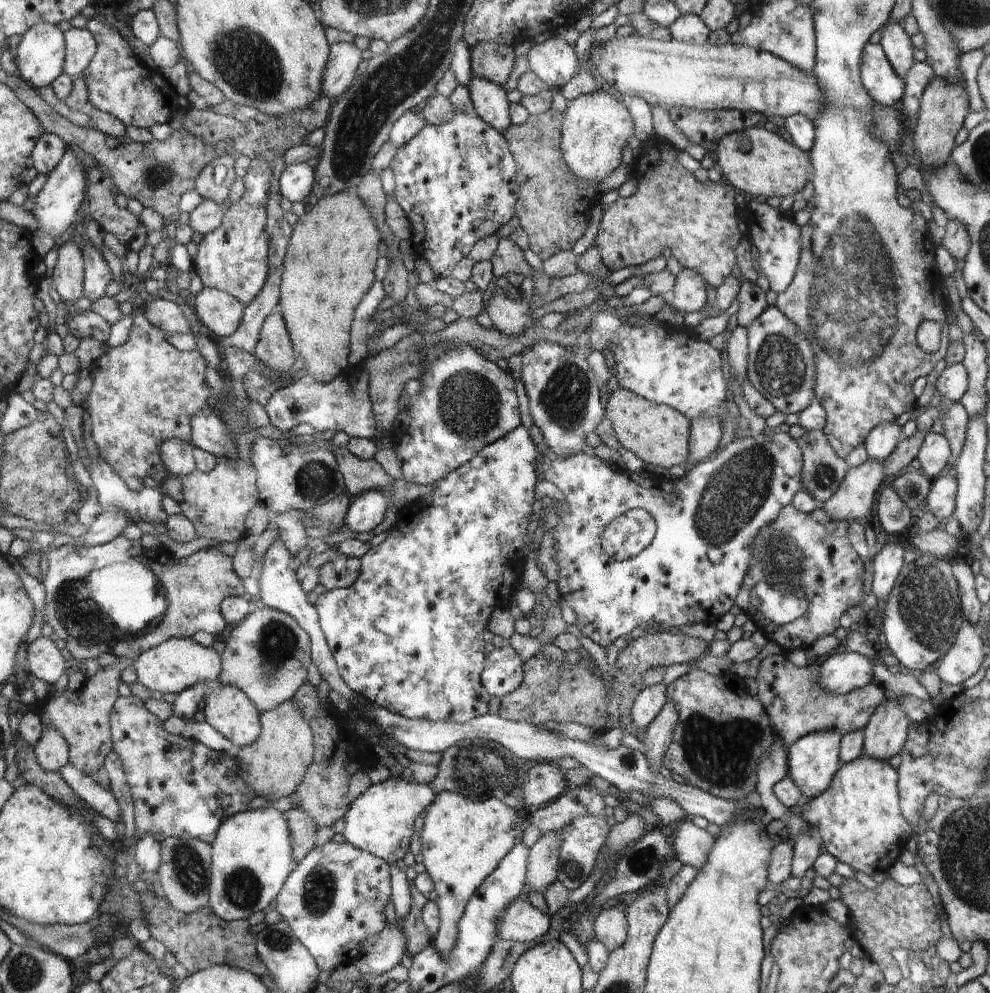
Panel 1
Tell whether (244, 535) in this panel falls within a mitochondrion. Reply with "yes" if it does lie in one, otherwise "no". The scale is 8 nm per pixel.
no

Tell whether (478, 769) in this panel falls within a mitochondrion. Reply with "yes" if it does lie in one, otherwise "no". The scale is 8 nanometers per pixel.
yes

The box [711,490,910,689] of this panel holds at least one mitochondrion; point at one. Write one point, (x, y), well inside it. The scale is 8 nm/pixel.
(778, 556)

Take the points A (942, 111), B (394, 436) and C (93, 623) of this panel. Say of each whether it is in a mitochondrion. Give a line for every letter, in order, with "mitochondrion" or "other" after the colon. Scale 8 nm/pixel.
A: other
B: other
C: mitochondrion

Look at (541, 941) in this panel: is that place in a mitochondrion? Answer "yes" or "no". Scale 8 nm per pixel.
no

